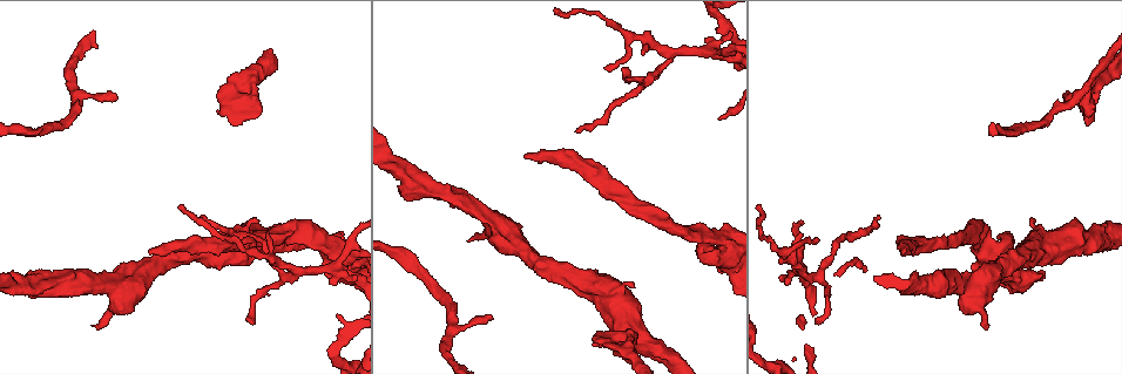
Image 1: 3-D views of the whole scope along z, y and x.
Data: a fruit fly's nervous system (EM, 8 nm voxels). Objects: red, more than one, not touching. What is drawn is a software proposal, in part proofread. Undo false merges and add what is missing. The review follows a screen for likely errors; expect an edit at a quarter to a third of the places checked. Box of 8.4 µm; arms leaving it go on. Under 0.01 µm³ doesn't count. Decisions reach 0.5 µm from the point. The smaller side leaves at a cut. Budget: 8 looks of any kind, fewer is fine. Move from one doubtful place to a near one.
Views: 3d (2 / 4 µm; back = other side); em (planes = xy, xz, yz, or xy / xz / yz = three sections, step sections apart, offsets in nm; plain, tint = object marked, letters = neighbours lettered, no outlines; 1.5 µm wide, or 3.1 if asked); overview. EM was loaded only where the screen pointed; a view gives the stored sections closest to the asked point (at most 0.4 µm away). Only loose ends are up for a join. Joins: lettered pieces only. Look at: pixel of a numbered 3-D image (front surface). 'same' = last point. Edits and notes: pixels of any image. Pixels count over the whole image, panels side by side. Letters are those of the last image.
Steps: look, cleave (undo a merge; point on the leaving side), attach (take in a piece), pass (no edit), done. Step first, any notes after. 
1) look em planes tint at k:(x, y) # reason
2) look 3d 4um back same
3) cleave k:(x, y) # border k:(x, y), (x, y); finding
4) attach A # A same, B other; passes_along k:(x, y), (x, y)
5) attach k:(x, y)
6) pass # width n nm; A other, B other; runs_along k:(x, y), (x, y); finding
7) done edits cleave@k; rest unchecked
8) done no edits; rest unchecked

look 3d 2um at 1:(300, 269)

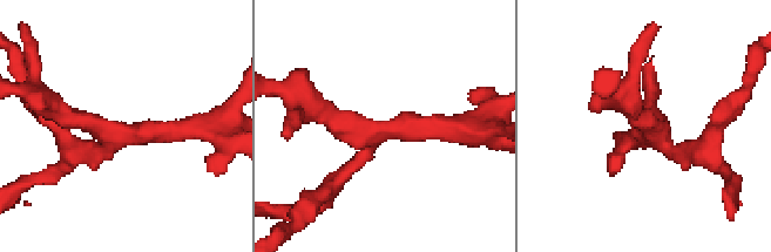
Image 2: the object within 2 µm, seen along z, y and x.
look em yz step 8 letters at 2:(379, 129)

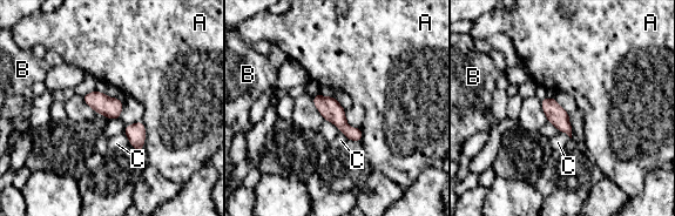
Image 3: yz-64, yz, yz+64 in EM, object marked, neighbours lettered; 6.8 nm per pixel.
pass # A other, B other, C other; runs_along 3:(316, 99), (352, 134), (358, 136); all the same neuron

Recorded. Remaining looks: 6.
look 3d 2um at 1:(523, 155)

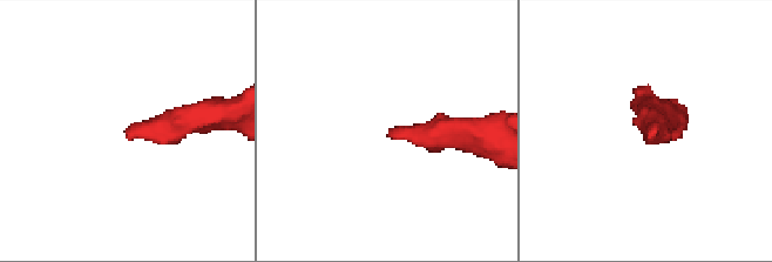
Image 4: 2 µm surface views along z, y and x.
look em planes letters at 4:(128, 131) # shape alone is not enough

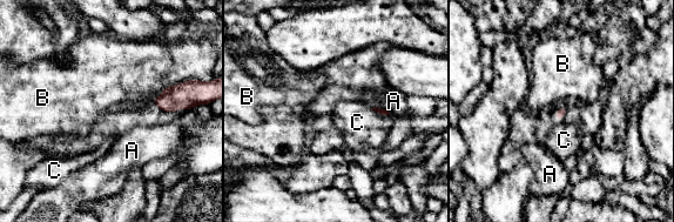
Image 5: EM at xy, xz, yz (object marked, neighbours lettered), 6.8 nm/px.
pass # longest_contact B 260 nm; A other, B other, C other; border 5:(184, 80), (168, 85), (153, 100); no lettered piece goes on from it

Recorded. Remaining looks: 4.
look 3d 4um at 1:(255, 223) # branch stops here

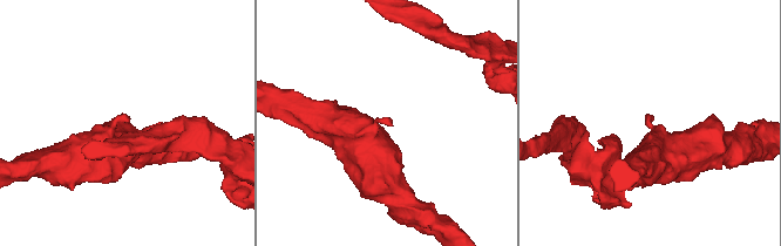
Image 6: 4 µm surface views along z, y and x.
look em planes letters at 6:(390, 121) # shape alone is not enough

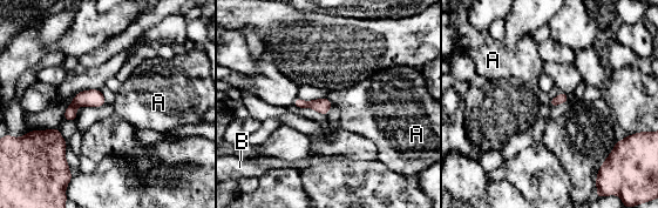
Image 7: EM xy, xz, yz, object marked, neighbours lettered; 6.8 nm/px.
pass # A other, B other; border 7:(327, 96), (333, 104); no lettered piece goes on from it

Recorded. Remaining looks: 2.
done no edits; rest unchecked

